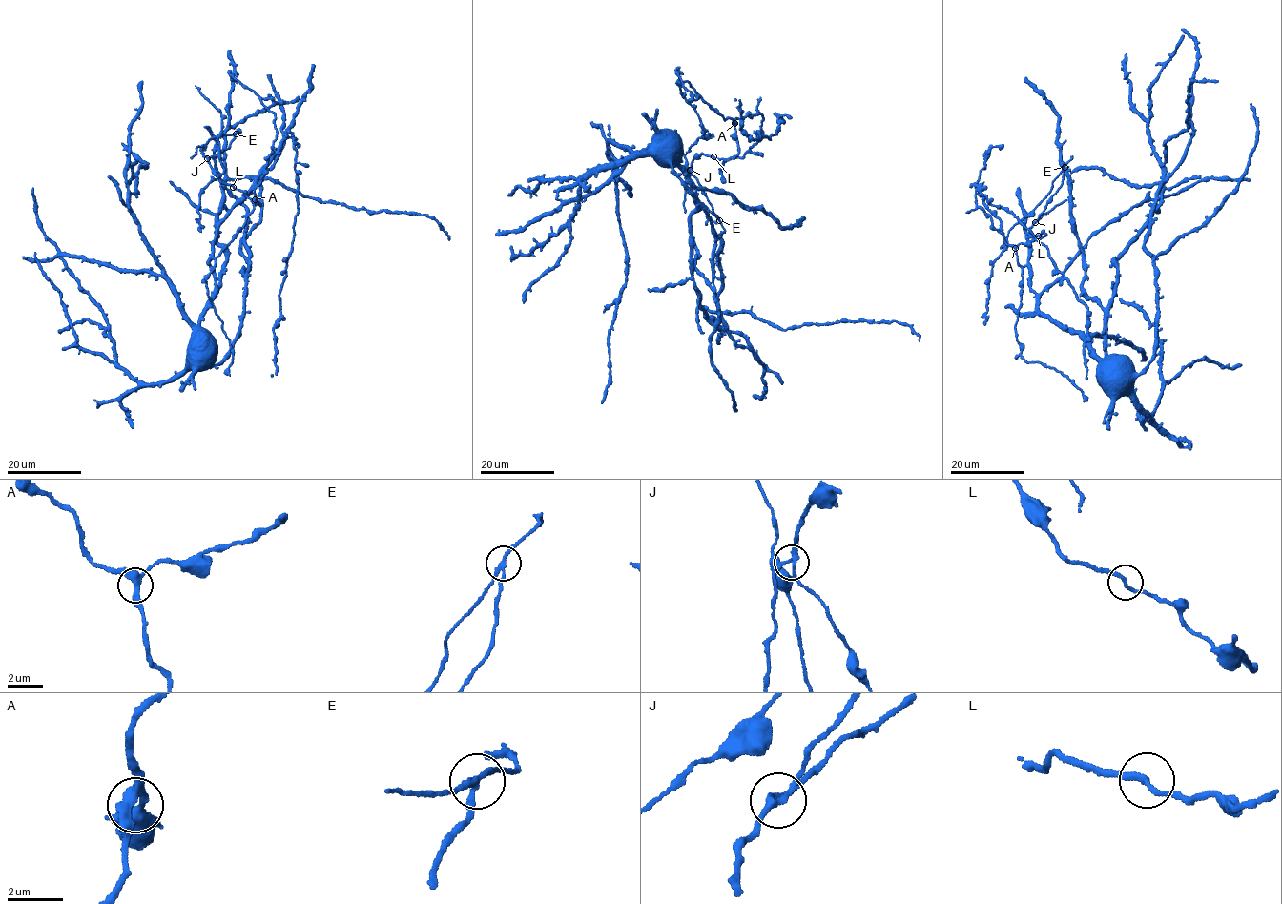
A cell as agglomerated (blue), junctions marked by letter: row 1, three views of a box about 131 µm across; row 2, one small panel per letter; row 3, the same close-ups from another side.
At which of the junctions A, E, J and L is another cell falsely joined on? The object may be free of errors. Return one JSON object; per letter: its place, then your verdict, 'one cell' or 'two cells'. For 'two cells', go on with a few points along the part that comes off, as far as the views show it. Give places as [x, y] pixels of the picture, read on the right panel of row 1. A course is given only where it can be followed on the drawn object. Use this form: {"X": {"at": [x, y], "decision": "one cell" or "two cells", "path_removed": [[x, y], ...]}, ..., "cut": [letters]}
{"A": {"at": [1015, 248], "decision": "one cell"}, "E": {"at": [1064, 167], "decision": "two cells", "path_removed": [[1064, 166], [1047, 195], [1014, 225], [1000, 248]]}, "J": {"at": [1035, 222], "decision": "one cell"}, "L": {"at": [1038, 236], "decision": "one cell"}, "cut": ["E"]}

